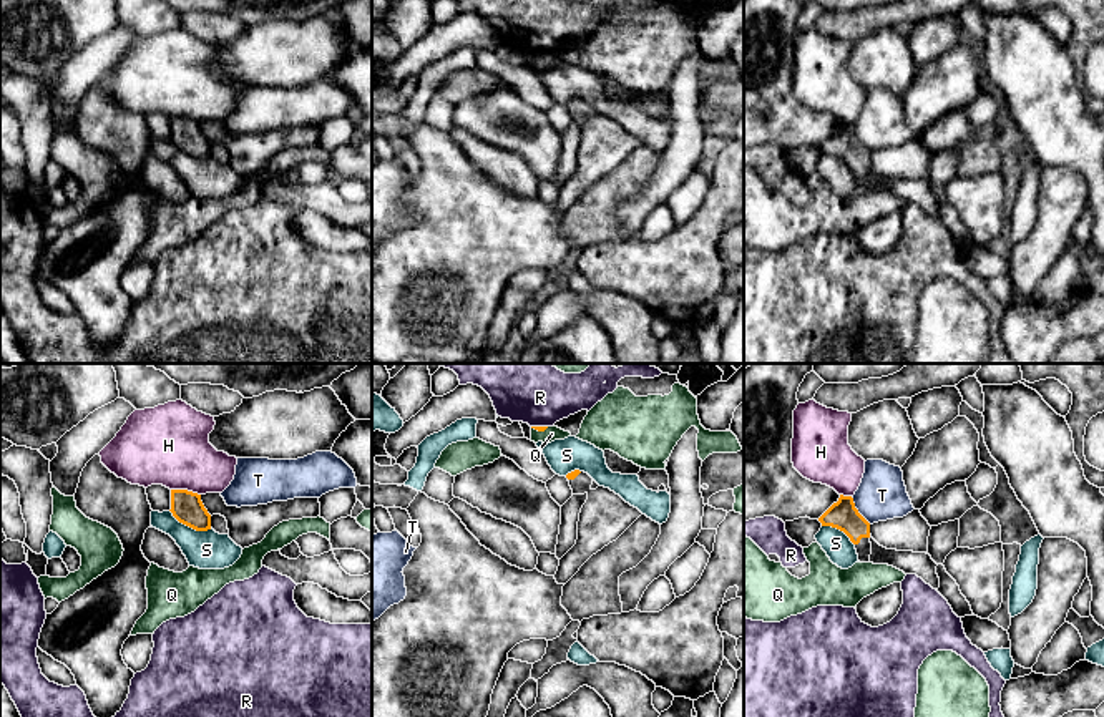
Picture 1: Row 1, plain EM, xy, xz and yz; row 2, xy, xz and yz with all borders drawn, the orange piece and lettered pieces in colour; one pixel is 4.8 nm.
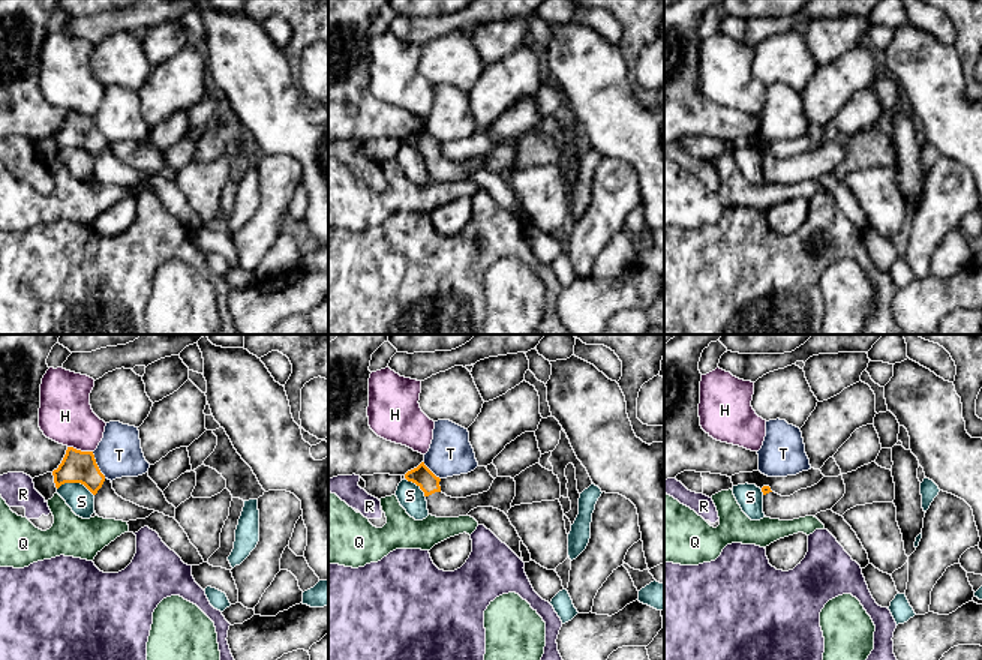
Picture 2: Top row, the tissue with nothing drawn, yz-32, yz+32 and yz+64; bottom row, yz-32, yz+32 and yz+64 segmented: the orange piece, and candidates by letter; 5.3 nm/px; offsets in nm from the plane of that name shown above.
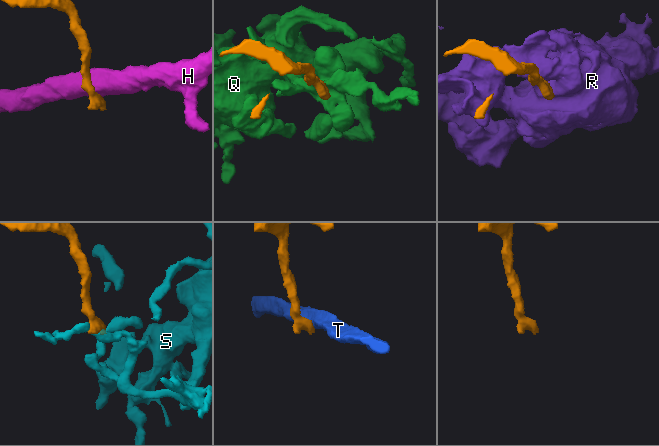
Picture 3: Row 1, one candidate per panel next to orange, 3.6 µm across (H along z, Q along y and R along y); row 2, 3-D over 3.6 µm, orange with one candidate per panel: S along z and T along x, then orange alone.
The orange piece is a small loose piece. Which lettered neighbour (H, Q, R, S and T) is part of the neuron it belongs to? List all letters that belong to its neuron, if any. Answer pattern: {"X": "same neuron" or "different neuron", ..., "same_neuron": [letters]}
{"H": "different neuron", "Q": "different neuron", "R": "different neuron", "S": "different neuron", "T": "different neuron", "same_neuron": []}

